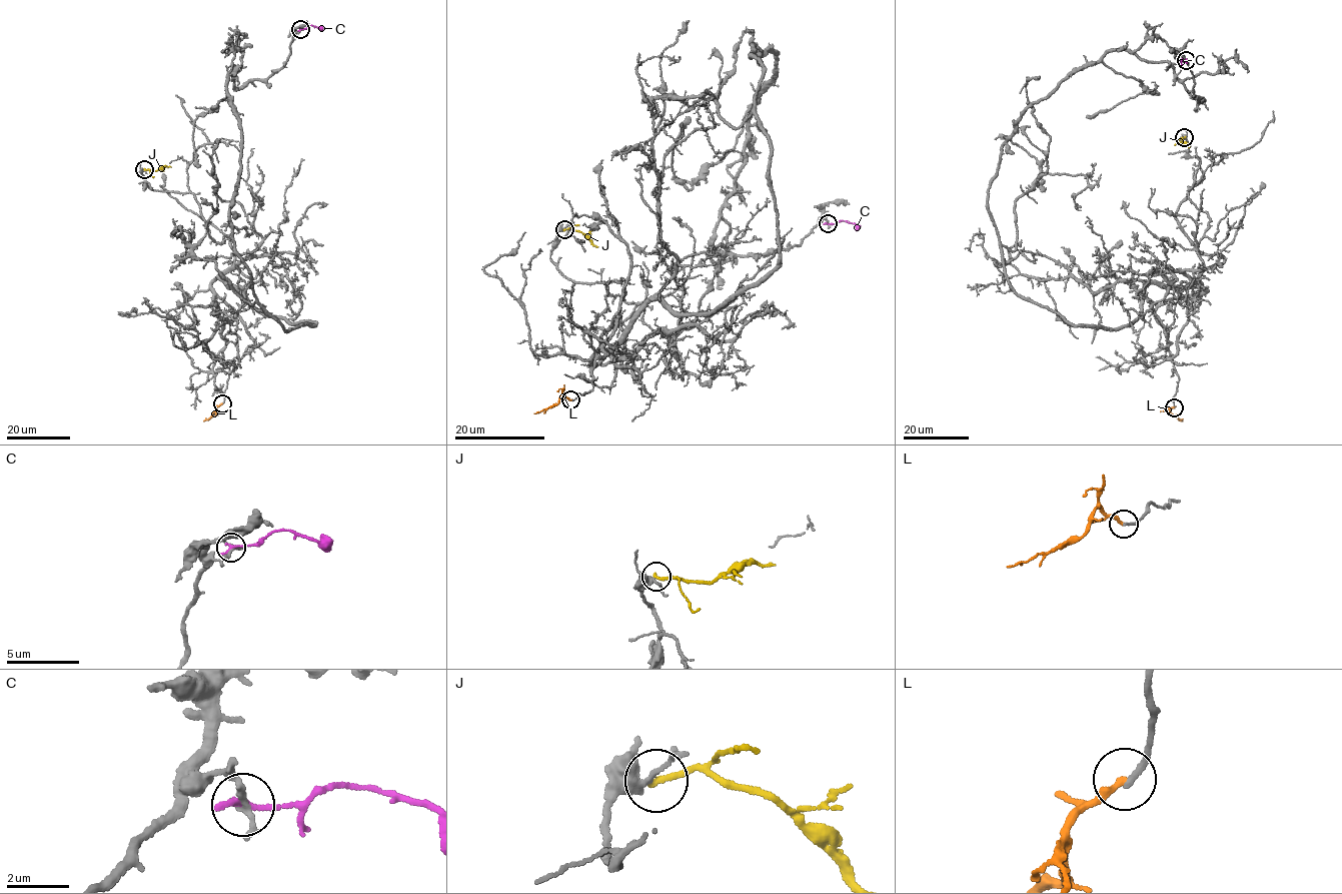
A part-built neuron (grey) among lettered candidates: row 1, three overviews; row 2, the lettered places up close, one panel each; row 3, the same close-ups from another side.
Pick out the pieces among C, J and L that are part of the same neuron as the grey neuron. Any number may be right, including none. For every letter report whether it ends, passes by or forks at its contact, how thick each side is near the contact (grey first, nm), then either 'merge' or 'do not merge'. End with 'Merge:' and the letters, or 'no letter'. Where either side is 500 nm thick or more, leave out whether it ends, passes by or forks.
C: it ends | 280/240 nm | do not merge
J: it ends | 300/220 nm | do not merge
L: it ends | 200/240 nm | do not merge
Merge: no letter

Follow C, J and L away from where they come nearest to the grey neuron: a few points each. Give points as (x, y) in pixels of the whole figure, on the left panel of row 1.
C: (300, 29), (312, 26), (321, 30)
J: (144, 169), (171, 167)
L: (221, 403), (215, 413), (203, 420)

